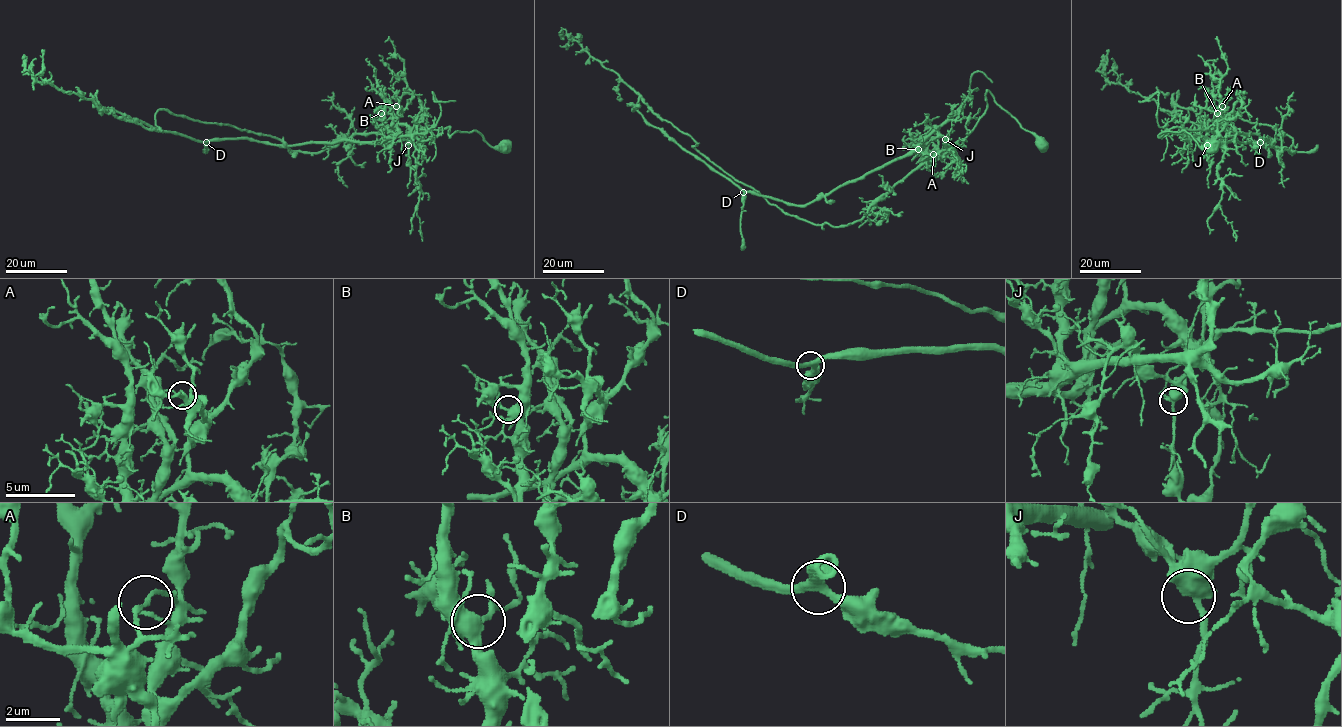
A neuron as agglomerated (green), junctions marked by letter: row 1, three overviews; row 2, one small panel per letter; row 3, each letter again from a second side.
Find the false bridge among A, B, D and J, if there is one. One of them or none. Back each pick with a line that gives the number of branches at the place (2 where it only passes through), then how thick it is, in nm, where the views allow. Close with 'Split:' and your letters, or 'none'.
A: 2 branches meet; 140 nm thick
Split: A

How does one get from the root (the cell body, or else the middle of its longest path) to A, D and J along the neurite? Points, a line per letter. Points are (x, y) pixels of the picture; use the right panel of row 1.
A: (1213, 146), (1200, 147), (1184, 130), (1163, 131), (1159, 135), (1177, 126), (1214, 132), (1223, 122), (1222, 106)
D: (1213, 146), (1184, 130), (1159, 135), (1224, 125), (1219, 143), (1260, 142)
J: (1213, 146), (1200, 147), (1184, 130), (1163, 131), (1159, 135), (1177, 126), (1210, 129), (1214, 137), (1207, 145)

